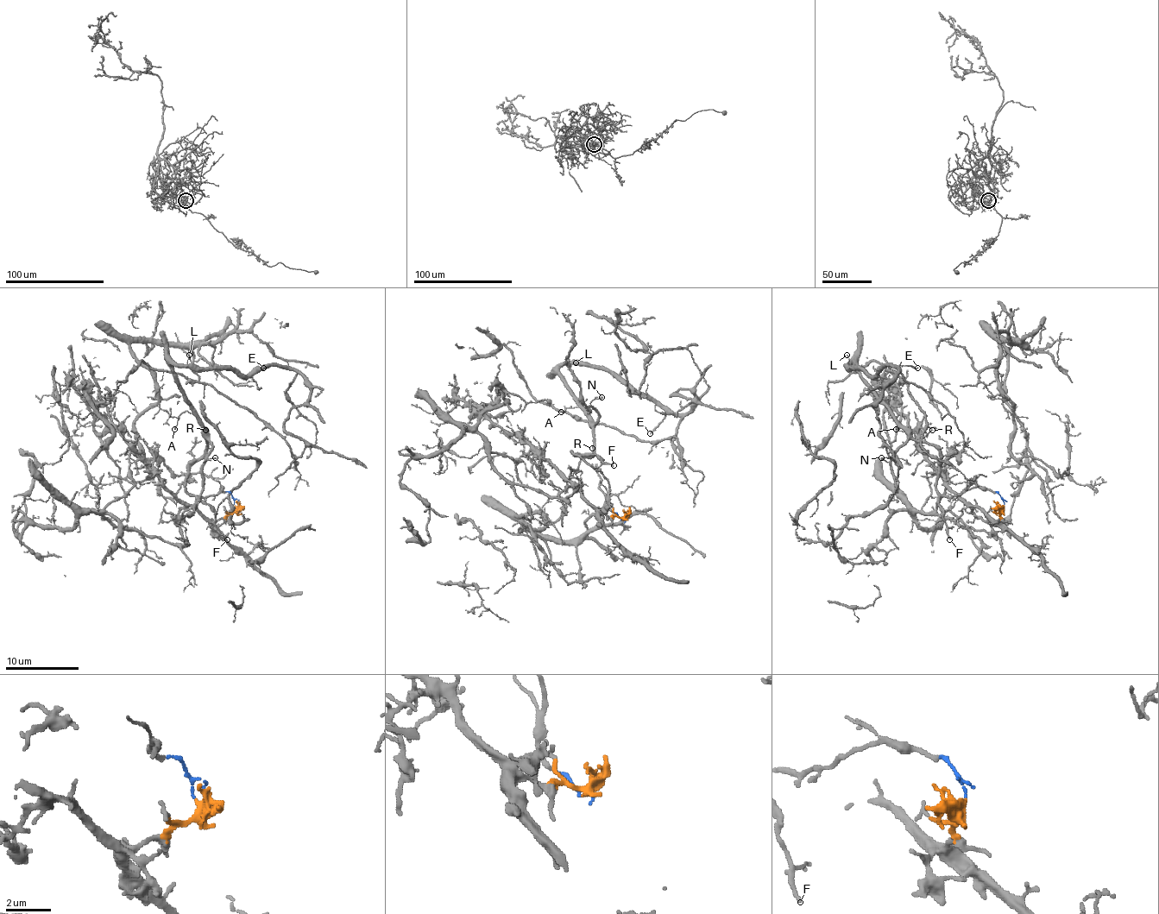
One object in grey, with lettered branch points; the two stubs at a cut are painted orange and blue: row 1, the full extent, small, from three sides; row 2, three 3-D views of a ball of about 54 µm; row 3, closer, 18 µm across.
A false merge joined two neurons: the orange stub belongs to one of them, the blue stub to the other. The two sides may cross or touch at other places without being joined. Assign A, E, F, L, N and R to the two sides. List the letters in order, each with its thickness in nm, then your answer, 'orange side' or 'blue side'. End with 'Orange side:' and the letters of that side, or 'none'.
A: 100 nm | blue side
E: 150 nm | blue side
F: 120 nm | blue side
L: 80 nm | blue side
N: 130 nm | blue side
R: 110 nm | blue side
Orange side: none

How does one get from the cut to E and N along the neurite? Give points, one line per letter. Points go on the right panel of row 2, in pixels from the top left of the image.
E: (1004, 505), (987, 488), (941, 495), (941, 455), (847, 365), (873, 376), (895, 365), (917, 367)
N: (1004, 505), (987, 488), (941, 495), (935, 490), (941, 455), (934, 446), (908, 440), (886, 463), (880, 456)

